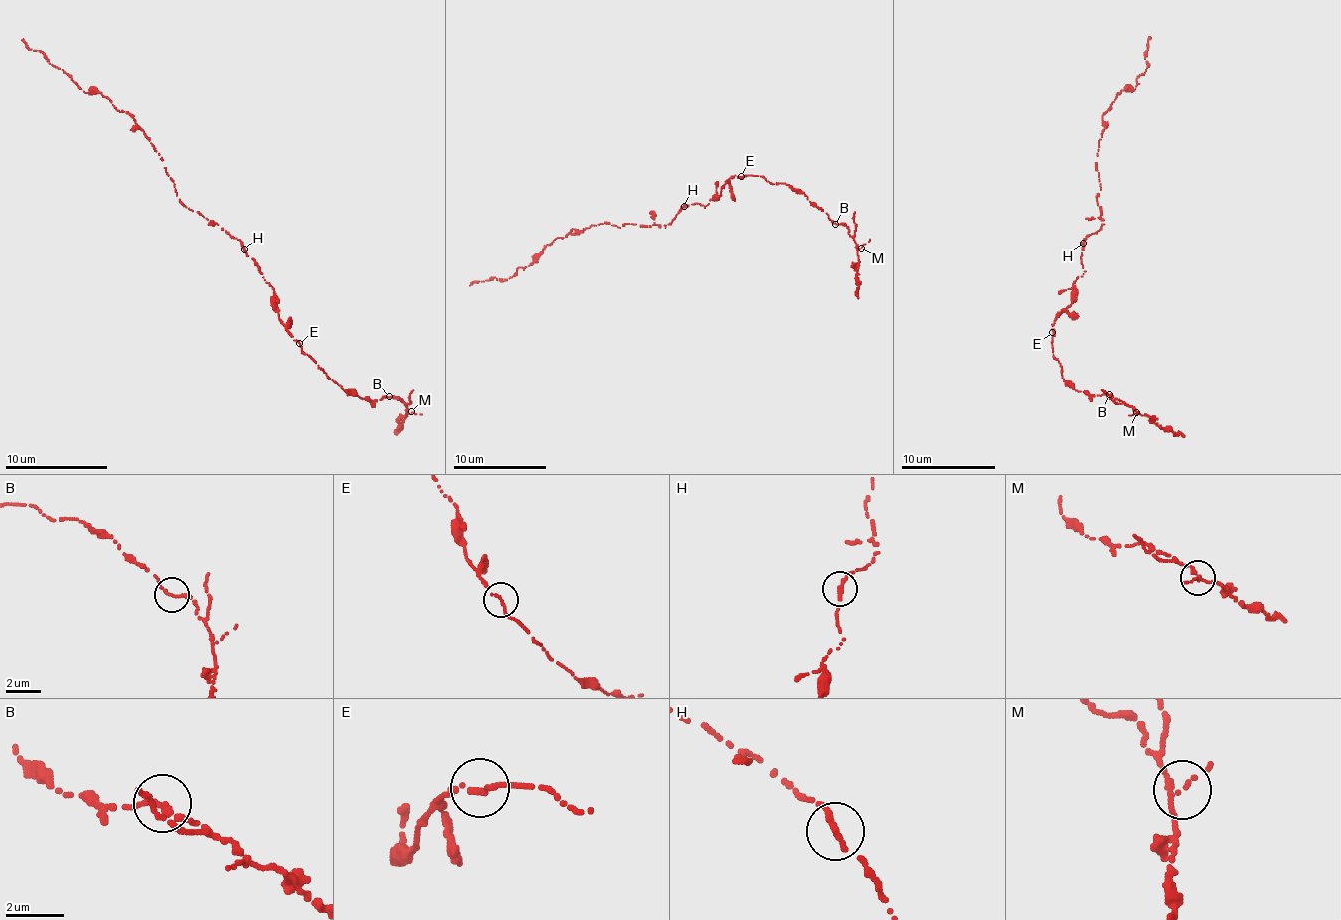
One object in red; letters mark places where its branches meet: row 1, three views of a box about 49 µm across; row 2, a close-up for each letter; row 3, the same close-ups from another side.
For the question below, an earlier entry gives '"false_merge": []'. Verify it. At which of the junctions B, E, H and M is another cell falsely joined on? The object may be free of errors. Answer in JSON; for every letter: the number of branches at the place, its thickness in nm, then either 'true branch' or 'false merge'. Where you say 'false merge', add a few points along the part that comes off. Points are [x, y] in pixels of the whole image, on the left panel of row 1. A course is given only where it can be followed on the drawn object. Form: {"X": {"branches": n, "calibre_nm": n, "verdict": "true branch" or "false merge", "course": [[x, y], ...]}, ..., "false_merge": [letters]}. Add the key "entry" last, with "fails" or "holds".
{"B": {"branches": 2, "calibre_nm": 200, "verdict": "true branch"}, "E": {"branches": 2, "calibre_nm": 170, "verdict": "true branch"}, "H": {"branches": 2, "calibre_nm": 200, "verdict": "true branch"}, "M": {"branches": 2, "calibre_nm": 140, "verdict": "true branch"}, "false_merge": [], "entry": "holds"}

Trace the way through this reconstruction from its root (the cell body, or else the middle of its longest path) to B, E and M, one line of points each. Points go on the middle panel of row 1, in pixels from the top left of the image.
B: (691, 205), (705, 206), (733, 175), (762, 175), (770, 183), (797, 188), (835, 224)
E: (691, 205), (705, 206), (710, 199), (718, 197), (733, 175), (741, 176)
M: (691, 205), (705, 206), (733, 175), (762, 175), (770, 183), (797, 188), (835, 224), (842, 223), (861, 248)

